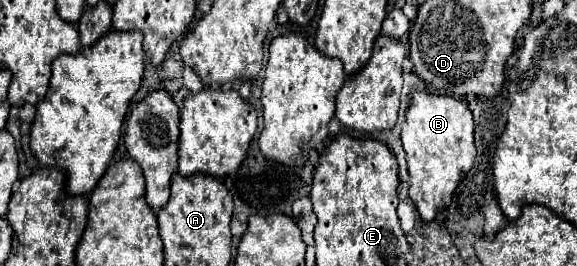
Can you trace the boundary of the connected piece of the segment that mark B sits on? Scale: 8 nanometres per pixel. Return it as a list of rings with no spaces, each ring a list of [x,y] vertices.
[[[426,91],[410,93],[406,125],[402,125],[402,145],[410,173],[410,199],[416,205],[422,221],[430,223],[438,211],[452,203],[452,195],[466,171],[474,165],[474,121],[468,105],[448,95]]]

